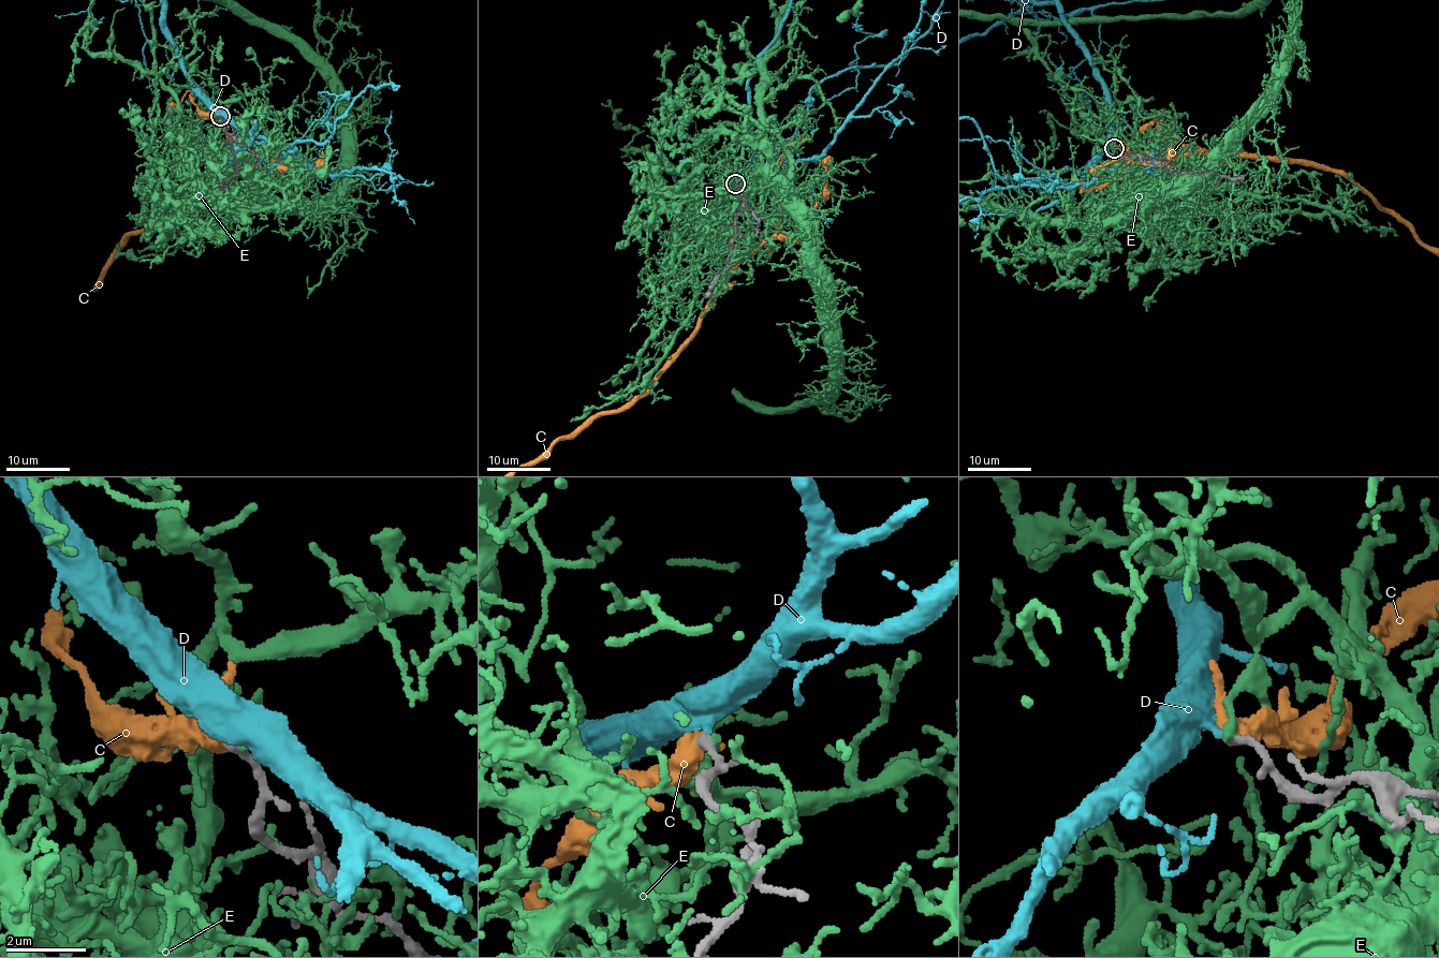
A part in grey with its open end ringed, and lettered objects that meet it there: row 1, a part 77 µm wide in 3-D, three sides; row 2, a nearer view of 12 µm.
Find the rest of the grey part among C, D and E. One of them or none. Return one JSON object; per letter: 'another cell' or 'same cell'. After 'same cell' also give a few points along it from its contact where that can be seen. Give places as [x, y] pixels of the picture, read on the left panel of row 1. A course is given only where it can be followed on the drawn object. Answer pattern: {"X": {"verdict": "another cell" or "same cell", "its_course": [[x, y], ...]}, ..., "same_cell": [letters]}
{"C": {"verdict": "another cell"}, "D": {"verdict": "same cell"}, "E": {"verdict": "another cell"}, "same_cell": ["D"]}

